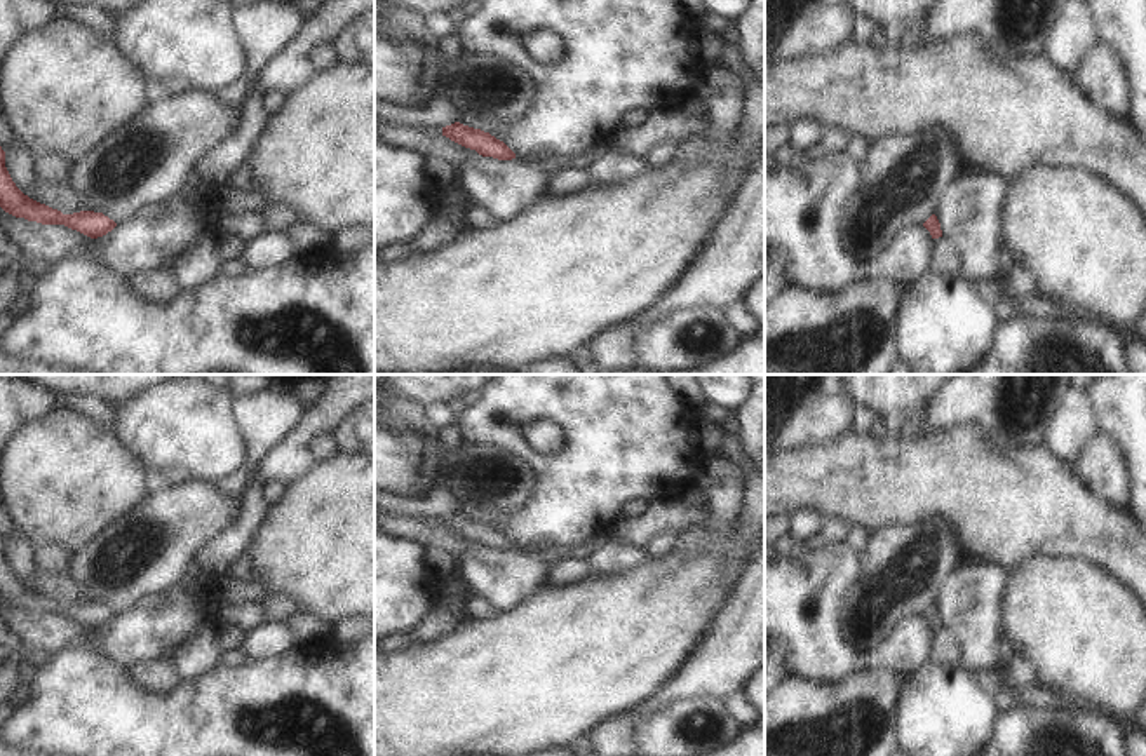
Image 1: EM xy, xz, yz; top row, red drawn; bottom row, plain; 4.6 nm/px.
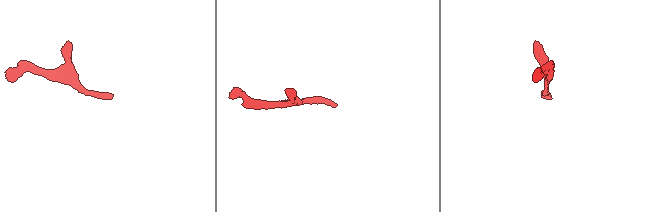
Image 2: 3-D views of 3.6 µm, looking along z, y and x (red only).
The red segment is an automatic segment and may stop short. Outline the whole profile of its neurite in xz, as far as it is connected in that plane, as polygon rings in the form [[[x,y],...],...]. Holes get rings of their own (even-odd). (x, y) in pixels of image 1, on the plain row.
[[[460,512],[442,517],[442,526],[465,538],[475,540],[482,547],[493,547],[498,550],[516,549],[516,543],[503,531],[496,530],[489,523],[463,516]]]

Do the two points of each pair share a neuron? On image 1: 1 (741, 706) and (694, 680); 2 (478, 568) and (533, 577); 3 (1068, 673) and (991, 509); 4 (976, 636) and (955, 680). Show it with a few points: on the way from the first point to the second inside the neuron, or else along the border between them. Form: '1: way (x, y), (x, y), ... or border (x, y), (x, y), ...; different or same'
1: border (742, 688), (721, 699); different
2: way (492, 575), (519, 577); same
3: border (1059, 560), (1037, 556), (1011, 575); different
4: border (958, 664), (970, 673); different

